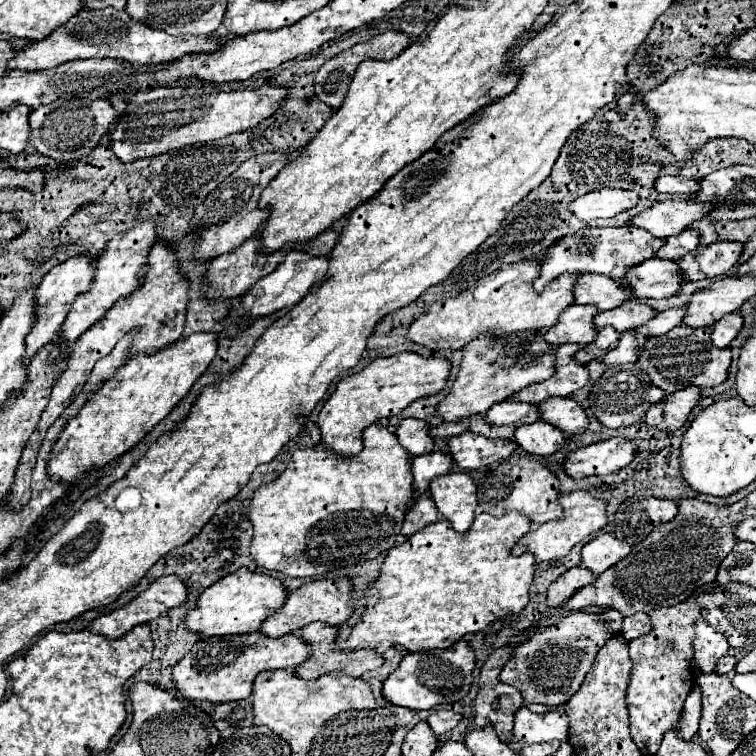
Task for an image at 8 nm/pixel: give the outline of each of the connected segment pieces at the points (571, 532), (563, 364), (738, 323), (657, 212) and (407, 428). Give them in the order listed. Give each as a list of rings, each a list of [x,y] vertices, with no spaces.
[[[569,492],[565,496],[559,498],[559,504],[563,508],[563,518],[561,520],[553,520],[553,522],[547,522],[547,524],[541,524],[537,526],[535,530],[527,532],[517,544],[515,548],[511,550],[513,554],[523,554],[523,552],[531,552],[535,556],[537,562],[549,562],[549,560],[557,560],[557,558],[563,558],[569,554],[569,550],[581,542],[583,538],[587,538],[589,534],[605,528],[607,524],[607,516],[605,516],[605,506],[607,502],[603,500],[597,500],[593,498],[591,494],[587,492]]]
[[[563,344],[553,348],[553,362],[555,362],[555,374],[549,380],[529,384],[527,388],[515,392],[507,400],[515,402],[529,402],[539,404],[549,396],[569,396],[571,392],[585,386],[589,372],[583,364],[573,360],[573,354],[581,350],[579,344]]]
[[[731,312],[727,316],[723,316],[715,326],[713,326],[713,334],[711,334],[711,342],[717,348],[727,348],[731,344],[731,340],[739,334],[743,326],[743,318],[739,312]]]
[[[665,200],[665,202],[653,204],[651,208],[643,210],[641,214],[633,216],[633,218],[631,218],[631,226],[647,230],[647,232],[651,232],[655,238],[667,238],[667,236],[673,236],[673,234],[685,230],[691,222],[701,220],[709,210],[711,210],[711,204],[699,204],[699,202],[695,202],[695,200]]]
[[[405,418],[401,420],[401,424],[395,430],[395,436],[399,440],[399,444],[411,454],[411,456],[419,456],[419,454],[427,454],[433,450],[435,442],[429,436],[429,426],[423,420],[415,420],[415,418]]]

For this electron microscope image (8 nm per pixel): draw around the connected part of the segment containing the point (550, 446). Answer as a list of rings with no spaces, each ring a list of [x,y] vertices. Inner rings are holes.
[[[533,422],[515,430],[515,442],[529,454],[549,456],[563,446],[565,434],[547,422]]]

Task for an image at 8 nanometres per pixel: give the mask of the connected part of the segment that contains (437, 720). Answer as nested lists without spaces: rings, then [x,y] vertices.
[[[441,708],[441,710],[435,710],[433,714],[429,714],[427,724],[429,724],[431,730],[439,736],[439,734],[449,732],[451,728],[455,728],[459,720],[461,720],[459,714],[455,714],[453,710],[445,710],[445,708]]]

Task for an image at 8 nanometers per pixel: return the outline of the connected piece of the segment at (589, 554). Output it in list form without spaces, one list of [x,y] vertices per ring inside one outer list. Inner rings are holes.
[[[601,532],[597,538],[587,542],[581,552],[581,566],[589,568],[595,574],[605,572],[611,564],[619,562],[631,552],[631,546],[623,540],[617,540],[613,534]]]

